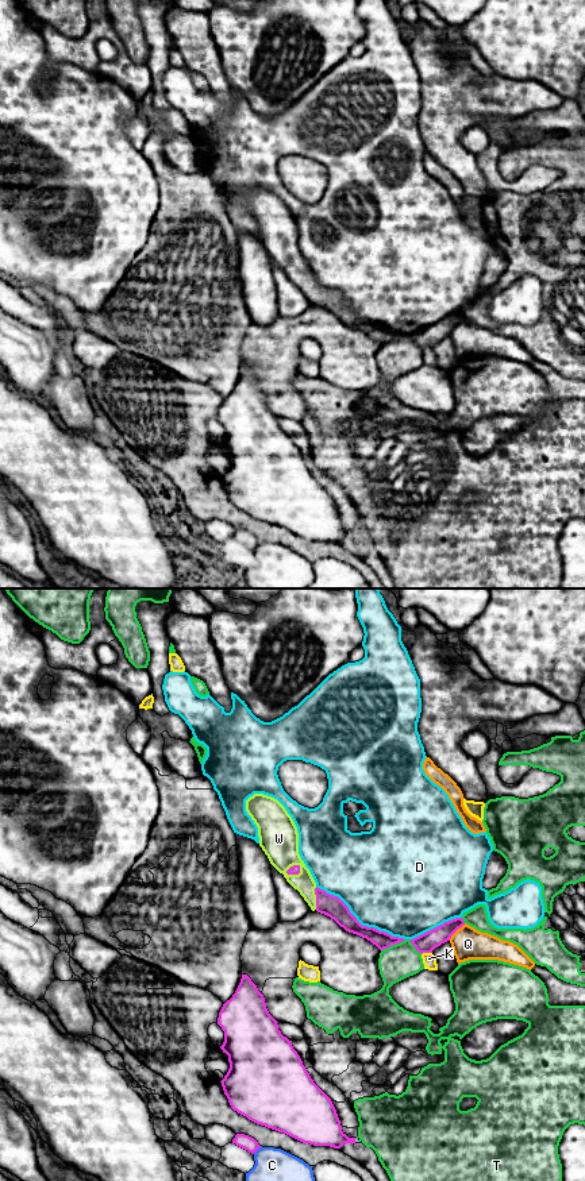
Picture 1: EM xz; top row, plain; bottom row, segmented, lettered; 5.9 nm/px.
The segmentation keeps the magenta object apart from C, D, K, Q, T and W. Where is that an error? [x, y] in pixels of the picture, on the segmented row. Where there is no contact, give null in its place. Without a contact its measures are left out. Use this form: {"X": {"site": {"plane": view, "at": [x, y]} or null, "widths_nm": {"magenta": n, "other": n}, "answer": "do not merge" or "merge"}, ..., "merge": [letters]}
{"C": {"site": {"plane": "xz", "at": [257, 1149]}, "widths_nm": {"magenta": 90, "other": 190}, "answer": "do not merge"}, "D": {"site": {"plane": "xz", "at": [358, 922]}, "widths_nm": {"magenta": 130, "other": 480}, "answer": "do not merge"}, "K": {"site": {"plane": "xz", "at": [426, 952]}, "widths_nm": {"magenta": 120, "other": 80}, "answer": "do not merge"}, "Q": {"site": {"plane": "xz", "at": [455, 930]}, "widths_nm": {"magenta": 120, "other": 190}, "answer": "do not merge"}, "T": {"site": {"plane": "xz", "at": [393, 944]}, "widths_nm": {"magenta": 100, "other": 200}, "answer": "do not merge"}, "W": {"site": {"plane": "xz", "at": [316, 898]}, "widths_nm": {"magenta": 130, "other": 120}, "answer": "merge"}, "merge": ["W"]}

